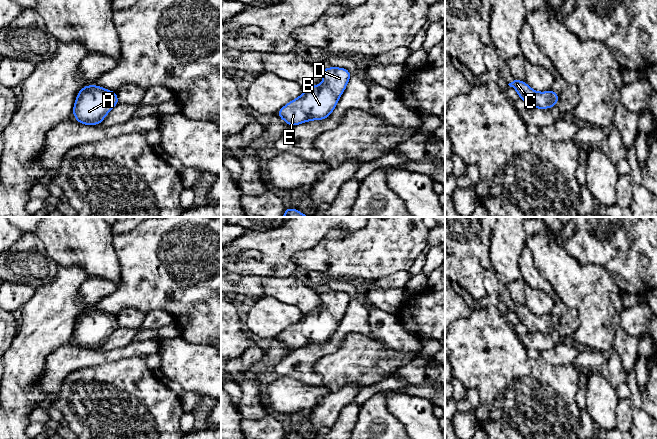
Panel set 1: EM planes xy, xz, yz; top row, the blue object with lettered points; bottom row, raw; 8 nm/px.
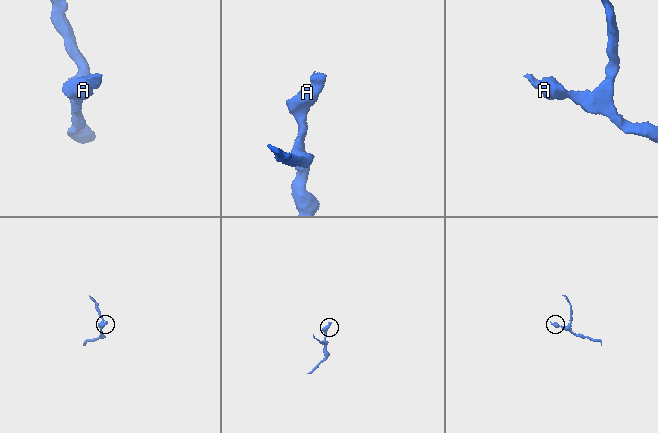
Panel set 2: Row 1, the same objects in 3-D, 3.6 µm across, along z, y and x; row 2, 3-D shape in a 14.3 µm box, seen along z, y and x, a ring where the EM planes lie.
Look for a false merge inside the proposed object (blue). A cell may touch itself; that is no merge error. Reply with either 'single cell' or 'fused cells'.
single cell

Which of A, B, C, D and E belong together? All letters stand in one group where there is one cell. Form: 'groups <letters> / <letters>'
groups A B C D E

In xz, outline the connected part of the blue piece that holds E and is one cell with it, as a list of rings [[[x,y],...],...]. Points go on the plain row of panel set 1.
[[[330,291],[319,294],[324,307],[303,315],[302,319],[283,330],[277,339],[288,349],[327,342],[343,318],[351,297],[346,292]]]

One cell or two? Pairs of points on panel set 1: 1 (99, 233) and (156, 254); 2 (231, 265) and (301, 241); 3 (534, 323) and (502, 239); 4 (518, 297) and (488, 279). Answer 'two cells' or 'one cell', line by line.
1: two cells
2: one cell
3: two cells
4: two cells

